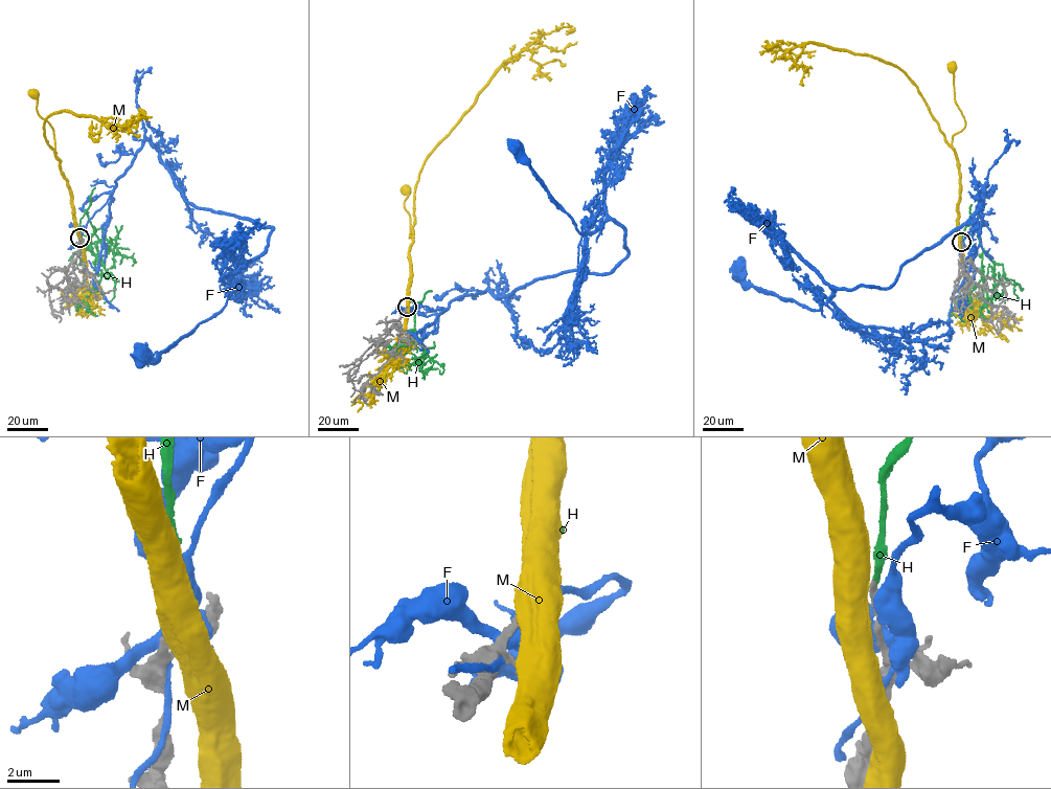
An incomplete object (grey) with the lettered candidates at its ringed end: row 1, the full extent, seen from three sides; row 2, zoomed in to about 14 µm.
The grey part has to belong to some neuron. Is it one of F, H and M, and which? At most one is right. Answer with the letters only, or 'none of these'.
H

